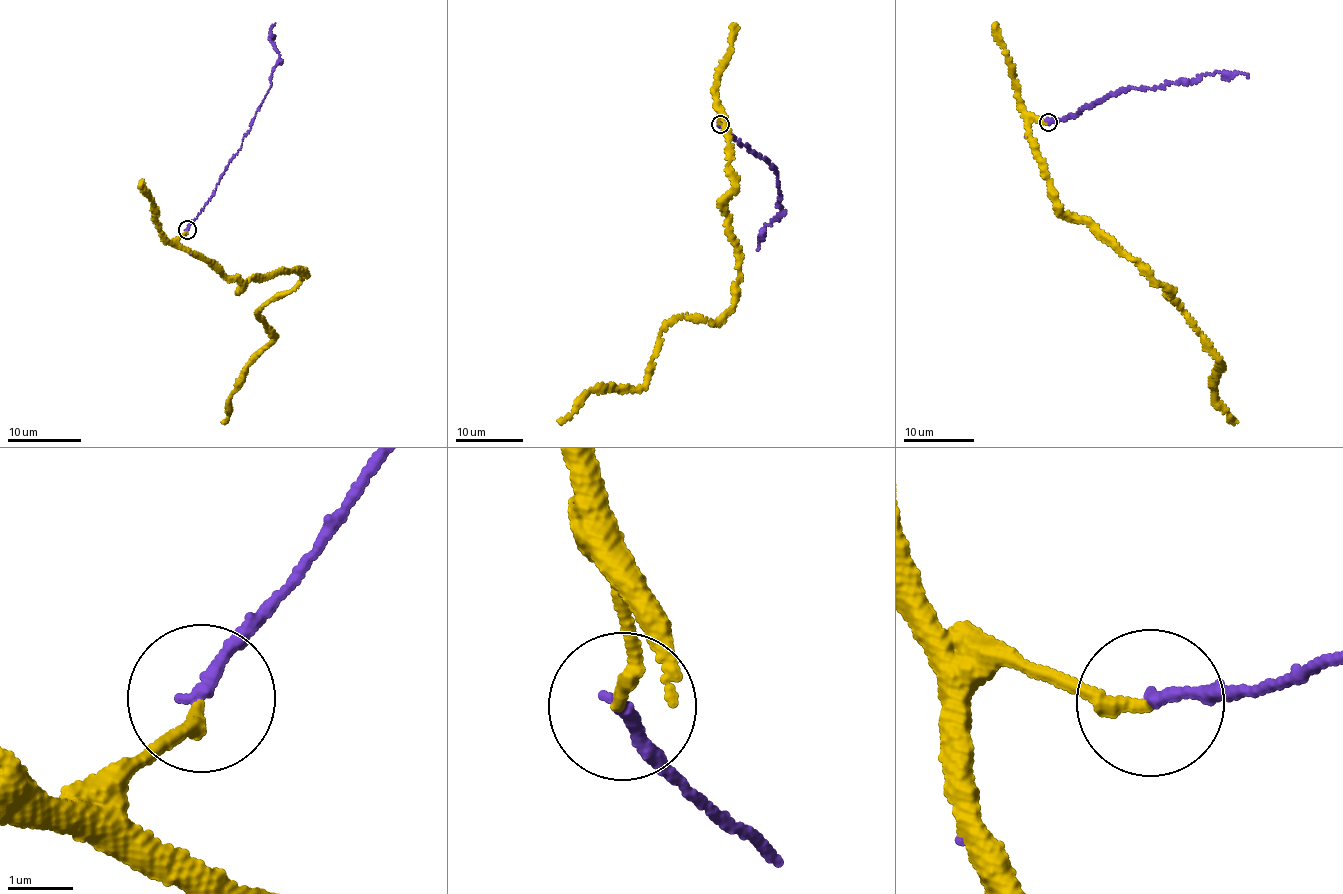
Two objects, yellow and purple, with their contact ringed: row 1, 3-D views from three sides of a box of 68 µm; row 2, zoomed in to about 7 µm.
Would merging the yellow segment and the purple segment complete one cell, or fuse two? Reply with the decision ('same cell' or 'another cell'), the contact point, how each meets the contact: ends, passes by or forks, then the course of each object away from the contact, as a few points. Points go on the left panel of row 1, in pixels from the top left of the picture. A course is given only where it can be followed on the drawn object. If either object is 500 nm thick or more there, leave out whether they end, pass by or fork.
same cell; place (187, 230); yellow ends; purple ends; course yellow (186, 230), (181, 248), (241, 286), (294, 267), (306, 276), (262, 307), (273, 342), (247, 368), (225, 423); course purple (186, 230), (208, 202), (230, 159), (240, 148), (271, 86), (271, 76), (281, 58), (269, 38), (275, 23)

